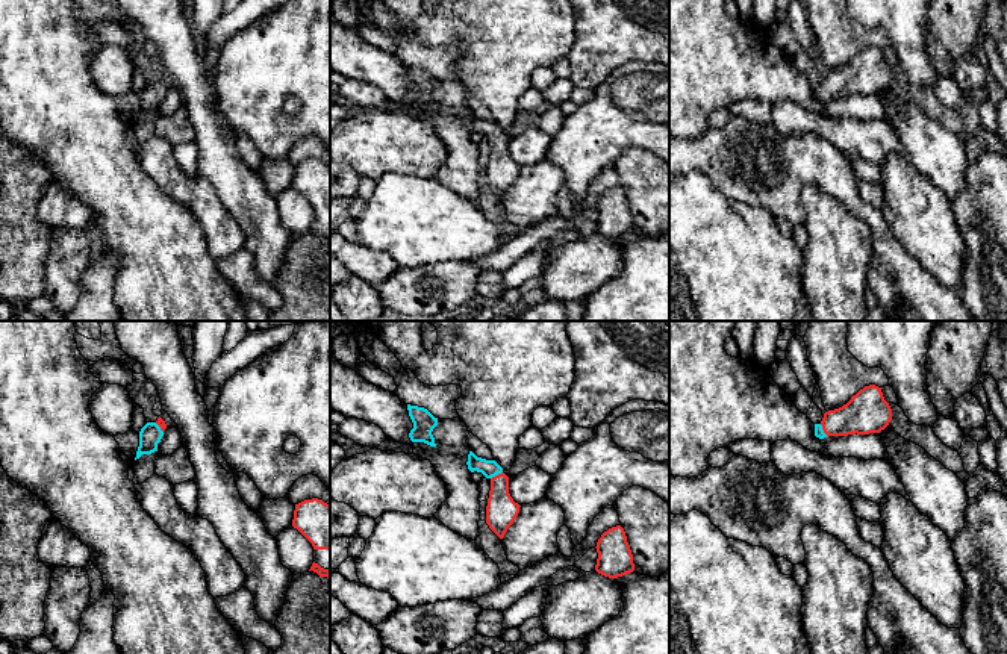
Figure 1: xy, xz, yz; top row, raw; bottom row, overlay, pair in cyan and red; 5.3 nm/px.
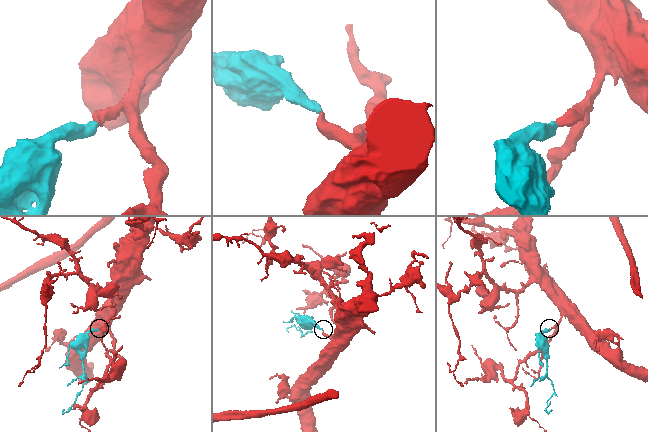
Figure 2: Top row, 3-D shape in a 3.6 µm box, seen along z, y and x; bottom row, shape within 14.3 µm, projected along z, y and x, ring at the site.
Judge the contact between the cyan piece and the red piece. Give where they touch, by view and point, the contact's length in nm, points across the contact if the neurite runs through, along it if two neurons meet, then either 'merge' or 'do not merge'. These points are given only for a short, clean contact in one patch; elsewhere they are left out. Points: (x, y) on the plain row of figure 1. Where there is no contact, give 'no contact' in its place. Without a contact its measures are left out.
meets cyan in xz at (495, 135); contact 80 nm long; runs through xz (489, 129), (495, 135), (501, 171); merge

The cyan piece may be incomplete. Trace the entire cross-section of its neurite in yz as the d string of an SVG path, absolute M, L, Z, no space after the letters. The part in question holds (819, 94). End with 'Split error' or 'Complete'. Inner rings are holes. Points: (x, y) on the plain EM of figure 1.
M865 47L839 70L828 71L819 85L815 85L815 97L869 95L884 91L892 80L892 70L884 61L881 48Z. Split error

